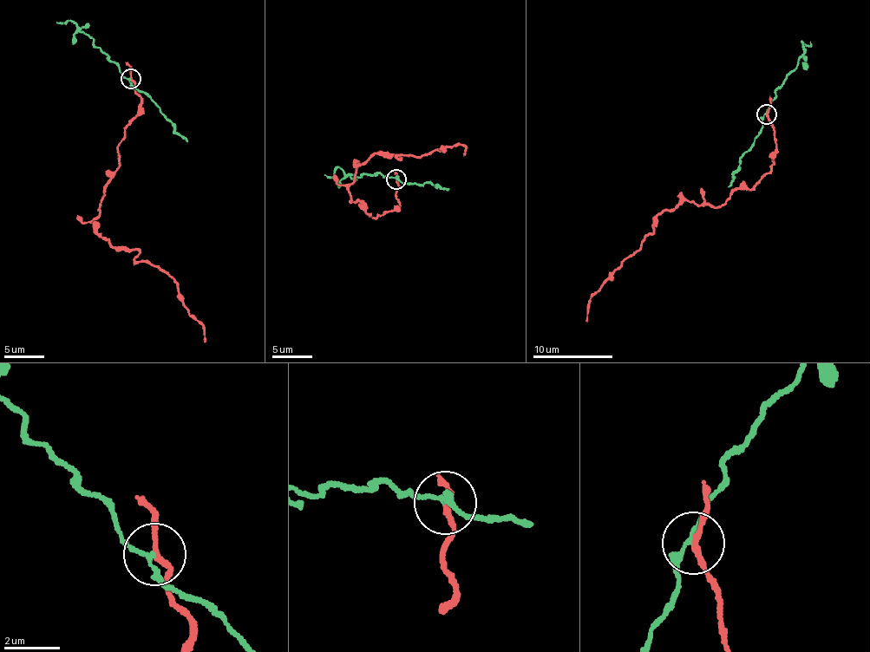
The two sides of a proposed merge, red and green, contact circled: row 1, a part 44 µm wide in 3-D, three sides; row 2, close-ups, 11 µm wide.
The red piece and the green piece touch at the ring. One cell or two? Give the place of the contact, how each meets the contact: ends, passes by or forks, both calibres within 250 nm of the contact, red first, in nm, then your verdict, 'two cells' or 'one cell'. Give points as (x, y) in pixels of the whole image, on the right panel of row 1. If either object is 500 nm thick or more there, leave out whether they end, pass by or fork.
at (767, 114); red passes by; green passes by; 180 nm thick on the red side, 150 nm on the other; two cells

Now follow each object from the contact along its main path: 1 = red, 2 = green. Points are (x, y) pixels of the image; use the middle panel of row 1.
1: (395, 179), (397, 211), (376, 219), (350, 201), (355, 166), (372, 154), (400, 159), (462, 145), (464, 155)
2: (395, 179), (379, 173), (356, 176), (344, 174), (340, 167), (330, 177), (325, 173)

